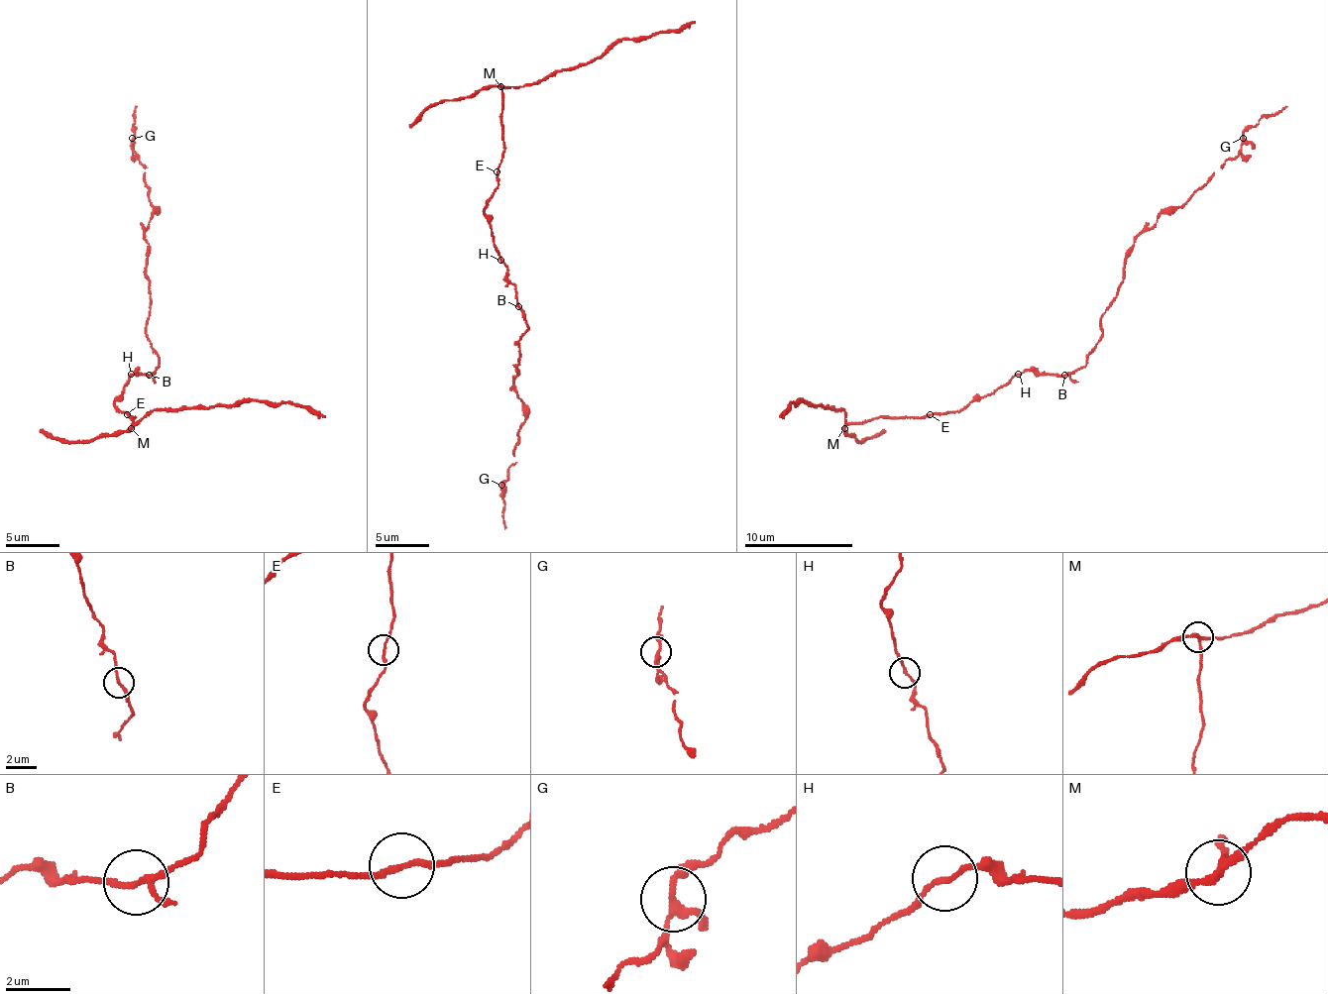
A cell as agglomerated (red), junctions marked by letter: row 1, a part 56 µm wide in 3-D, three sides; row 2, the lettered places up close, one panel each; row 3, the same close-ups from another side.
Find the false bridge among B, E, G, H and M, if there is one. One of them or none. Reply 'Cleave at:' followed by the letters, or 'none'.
Cleave at: M

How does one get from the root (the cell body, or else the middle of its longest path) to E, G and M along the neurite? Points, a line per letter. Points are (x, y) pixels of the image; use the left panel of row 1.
E: (137, 372), (129, 377), (115, 401), (121, 412), (129, 412), (126, 415)
G: (137, 372), (151, 374), (159, 363), (145, 333), (151, 311), (145, 228), (156, 208), (132, 138)
M: (137, 372), (129, 377), (115, 401), (121, 412), (134, 417), (132, 417), (132, 428)

